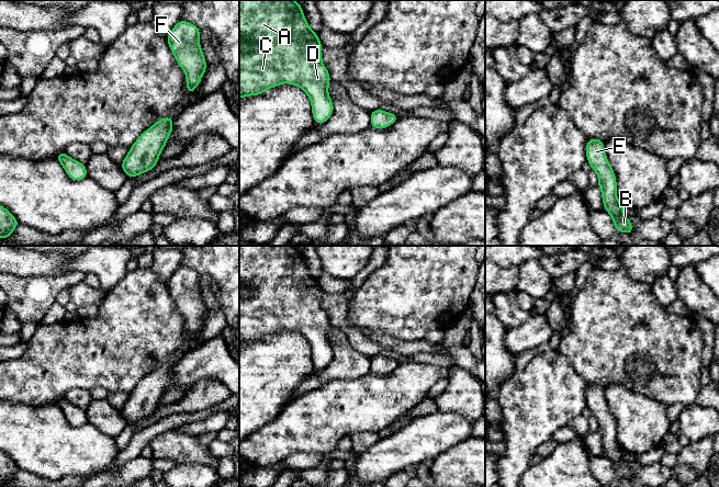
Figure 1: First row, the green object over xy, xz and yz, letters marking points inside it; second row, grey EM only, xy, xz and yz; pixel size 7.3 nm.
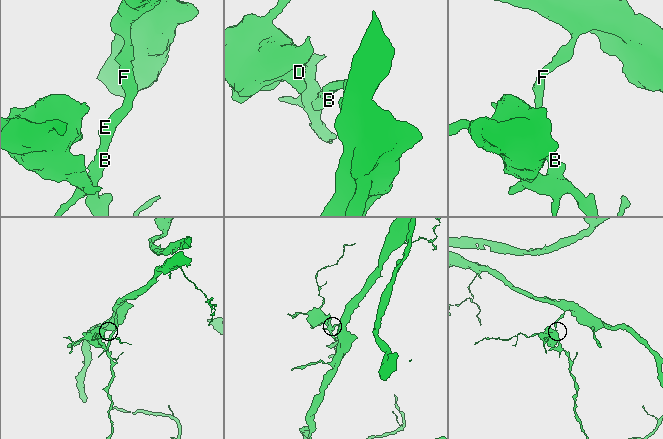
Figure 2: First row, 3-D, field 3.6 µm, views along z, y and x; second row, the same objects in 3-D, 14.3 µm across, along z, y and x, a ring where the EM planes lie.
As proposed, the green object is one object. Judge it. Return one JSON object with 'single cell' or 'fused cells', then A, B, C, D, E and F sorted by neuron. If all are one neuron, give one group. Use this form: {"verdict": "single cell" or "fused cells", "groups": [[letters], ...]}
{"verdict": "single cell", "groups": [["A", "B", "C", "D", "E", "F"]]}

